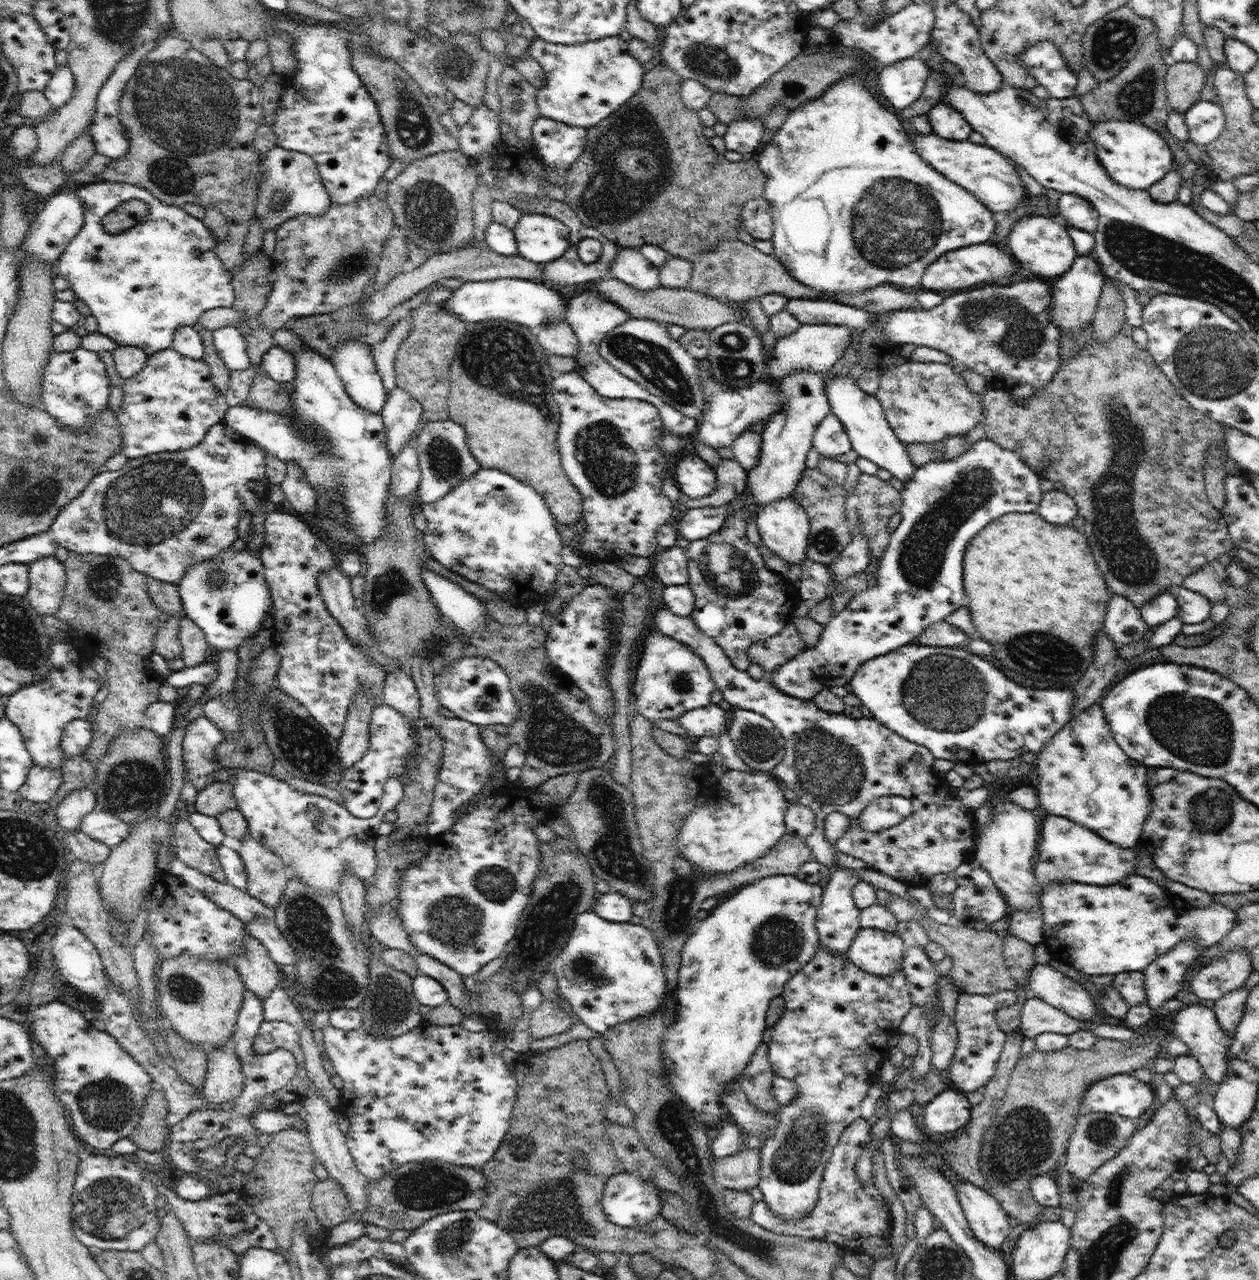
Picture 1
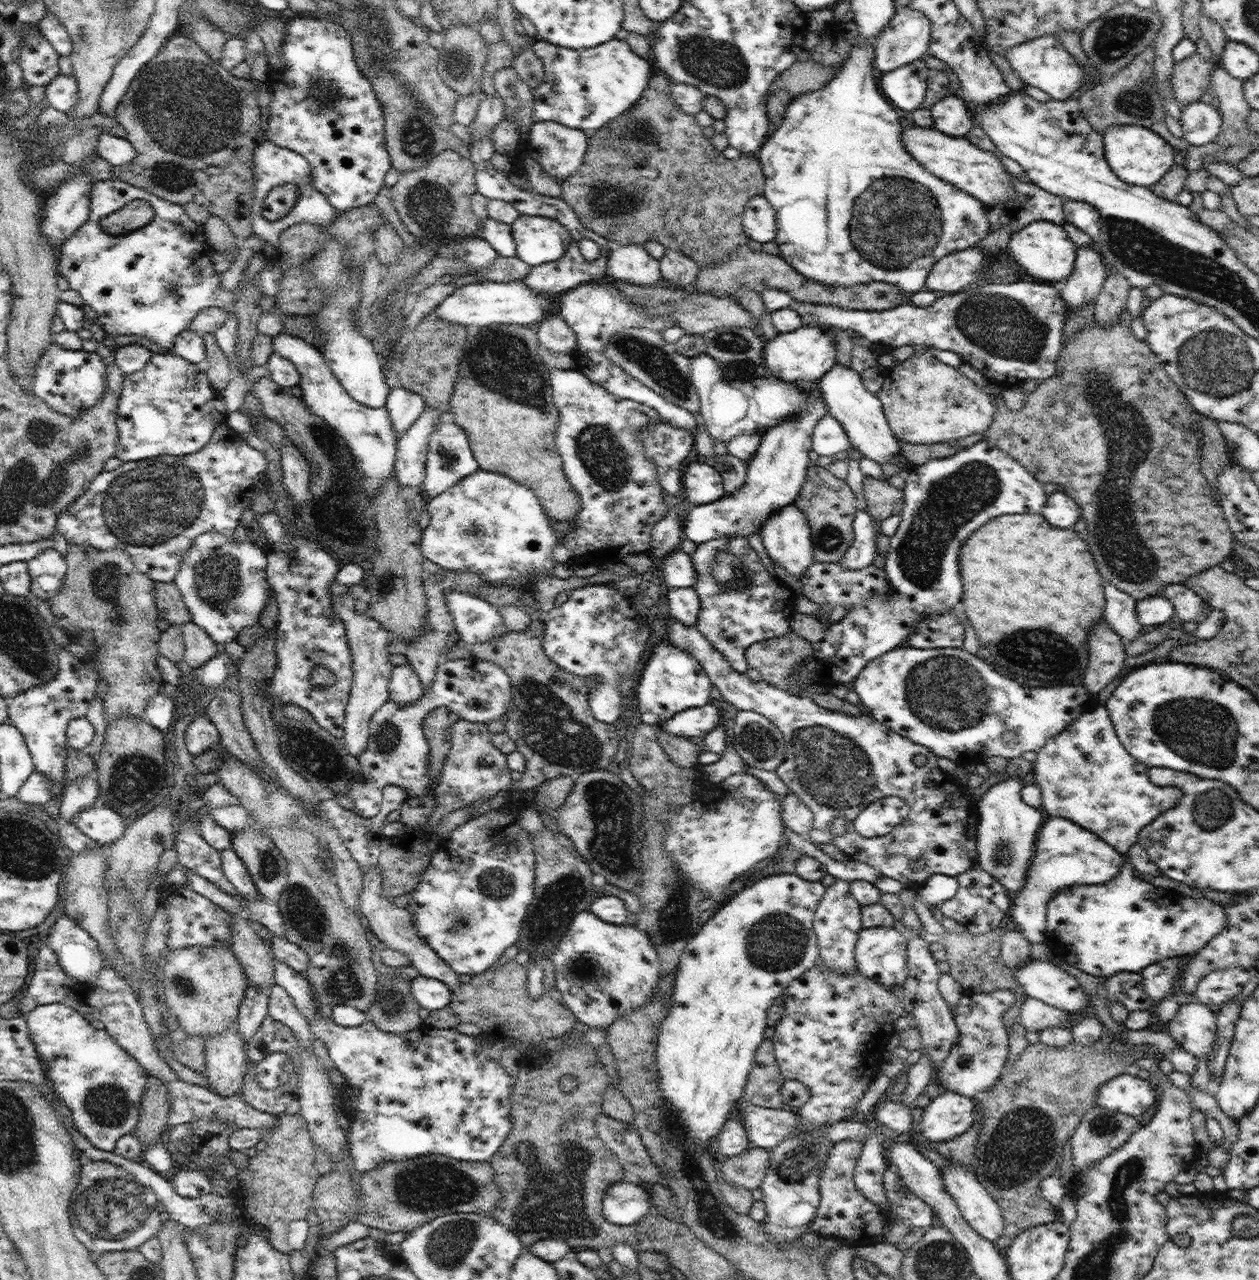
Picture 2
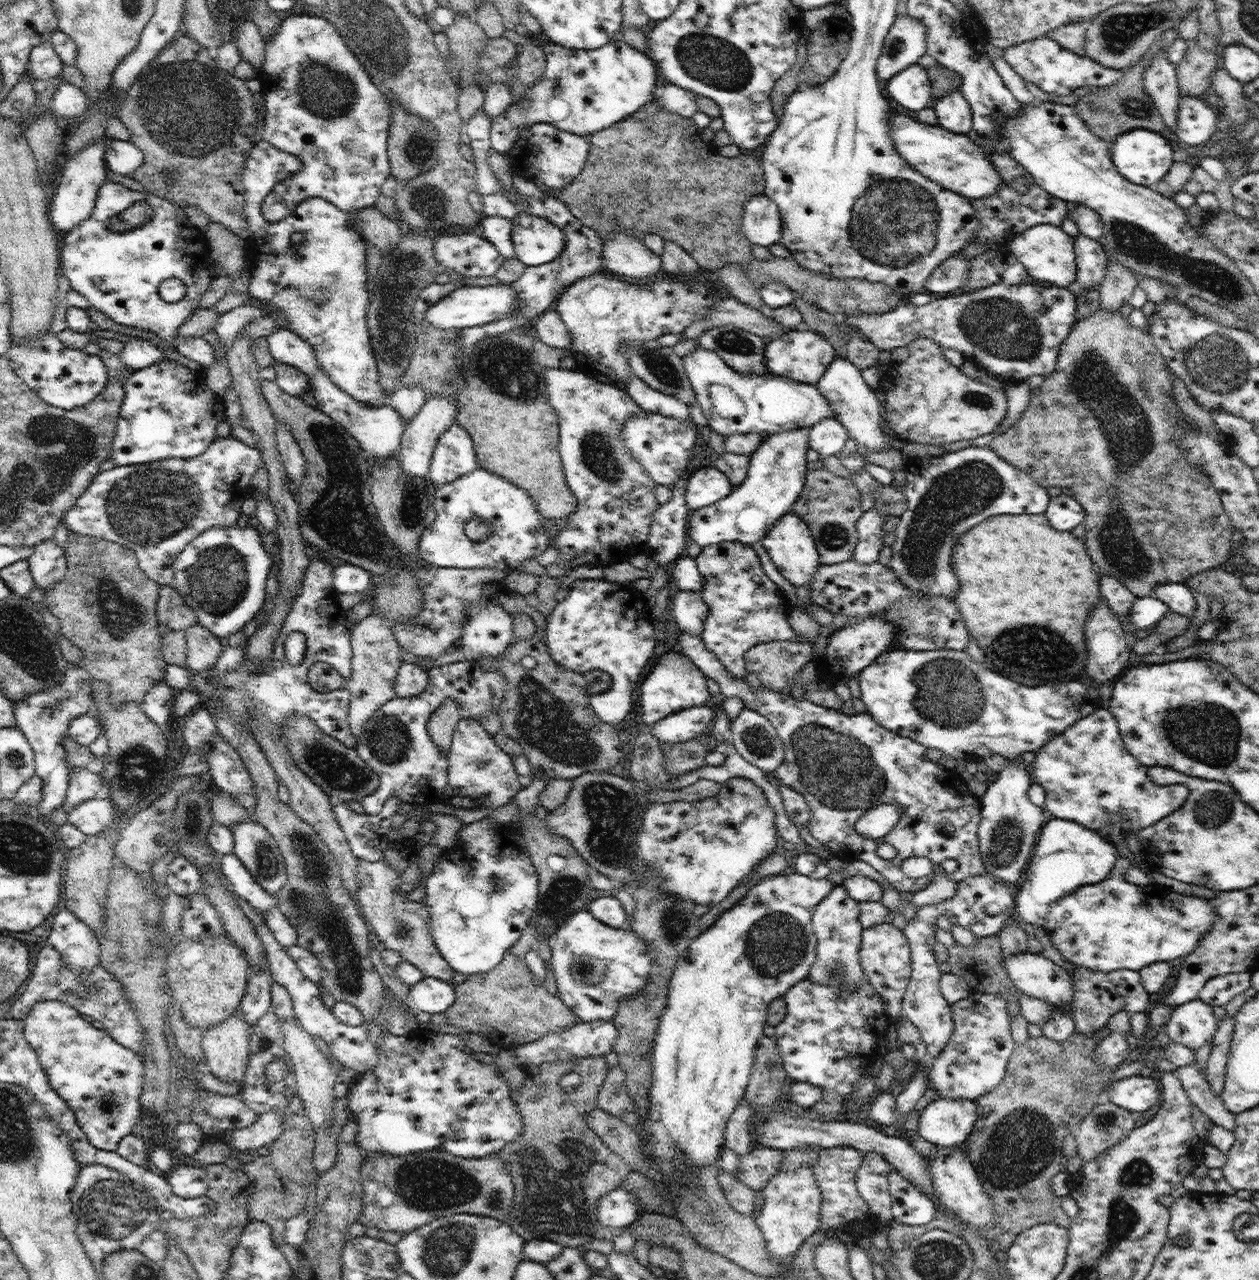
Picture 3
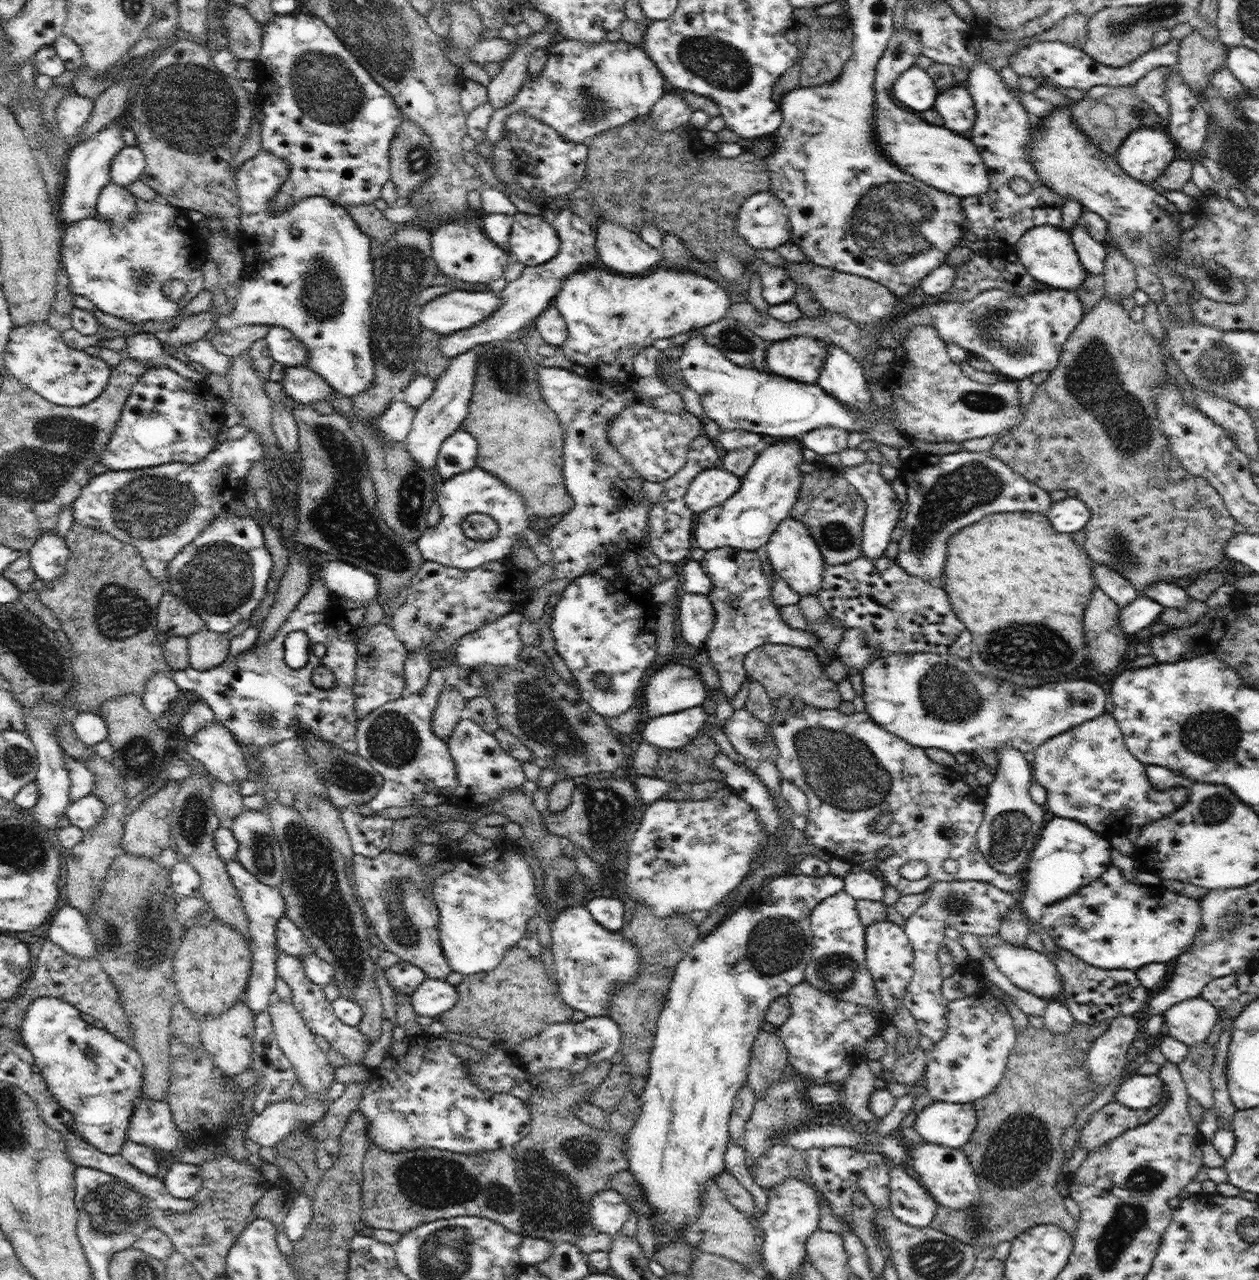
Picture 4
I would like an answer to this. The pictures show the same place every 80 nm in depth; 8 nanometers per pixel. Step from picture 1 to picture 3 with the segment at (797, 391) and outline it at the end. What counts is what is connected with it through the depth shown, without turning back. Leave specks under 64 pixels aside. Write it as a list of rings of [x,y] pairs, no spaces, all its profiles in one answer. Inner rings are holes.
[[[809,428],[770,434],[751,454],[746,478],[733,491],[710,506],[698,508],[689,522],[689,540],[706,547],[720,542],[752,545],[767,536],[774,523],[793,510],[805,483]]]

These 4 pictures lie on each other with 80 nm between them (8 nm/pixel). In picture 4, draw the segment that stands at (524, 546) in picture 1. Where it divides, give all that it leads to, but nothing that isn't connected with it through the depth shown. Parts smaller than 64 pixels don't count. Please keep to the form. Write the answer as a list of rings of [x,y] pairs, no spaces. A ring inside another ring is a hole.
[[[472,468],[444,480],[436,491],[435,500],[439,502],[442,518],[436,526],[429,526],[415,542],[426,561],[469,571],[485,565],[505,565],[514,546],[522,538],[526,540],[525,546],[532,550],[540,542],[538,533],[531,525],[530,517],[533,515],[522,497],[482,468]],[[472,513],[490,515],[498,523],[498,536],[480,540],[468,538],[461,524]]]

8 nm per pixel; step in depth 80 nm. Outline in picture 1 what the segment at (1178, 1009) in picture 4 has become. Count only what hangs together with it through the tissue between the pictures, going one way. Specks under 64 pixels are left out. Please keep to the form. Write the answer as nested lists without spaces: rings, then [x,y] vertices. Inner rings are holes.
[[[1199,1003],[1187,1004],[1179,1009],[1174,1018],[1174,1036],[1178,1037],[1190,1051],[1196,1060],[1201,1064],[1203,1073],[1208,1080],[1213,1080],[1220,1084],[1228,1070],[1228,1054],[1233,1043],[1233,1036],[1228,1036],[1227,1032],[1219,1025],[1215,1010],[1201,1006]]]

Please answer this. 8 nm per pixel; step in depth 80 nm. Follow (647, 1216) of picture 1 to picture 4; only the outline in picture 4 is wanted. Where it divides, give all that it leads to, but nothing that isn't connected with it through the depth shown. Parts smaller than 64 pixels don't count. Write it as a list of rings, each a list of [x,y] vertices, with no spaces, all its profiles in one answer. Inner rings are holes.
[[[617,1190],[598,1191],[591,1200],[592,1225],[598,1233],[615,1236],[628,1222],[633,1207]]]

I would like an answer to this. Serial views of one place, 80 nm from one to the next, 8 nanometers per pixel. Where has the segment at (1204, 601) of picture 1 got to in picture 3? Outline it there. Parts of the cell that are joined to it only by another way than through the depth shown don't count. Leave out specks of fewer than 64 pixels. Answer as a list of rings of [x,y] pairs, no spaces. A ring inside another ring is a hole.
[[[1185,583],[1161,584],[1154,587],[1154,596],[1168,605],[1168,609],[1180,614],[1180,617],[1191,618],[1197,608],[1197,600],[1192,590]]]

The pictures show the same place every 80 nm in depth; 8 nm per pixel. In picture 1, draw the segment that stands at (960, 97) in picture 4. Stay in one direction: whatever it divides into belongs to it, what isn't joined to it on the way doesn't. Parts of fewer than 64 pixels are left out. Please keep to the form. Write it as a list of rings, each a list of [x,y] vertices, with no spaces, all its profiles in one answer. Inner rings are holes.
[[[944,101],[935,104],[927,115],[932,125],[932,133],[936,133],[940,138],[968,141],[973,133],[961,112]]]

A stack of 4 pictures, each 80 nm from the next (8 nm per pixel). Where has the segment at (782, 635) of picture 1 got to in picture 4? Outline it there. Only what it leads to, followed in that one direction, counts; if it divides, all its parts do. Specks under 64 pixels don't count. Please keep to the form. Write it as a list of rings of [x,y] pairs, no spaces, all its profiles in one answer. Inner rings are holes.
[[[767,643],[750,652],[745,657],[744,666],[747,677],[760,682],[773,701],[784,695],[798,696],[804,704],[822,709],[837,709],[843,701],[837,683],[828,678],[825,666],[810,648]]]

